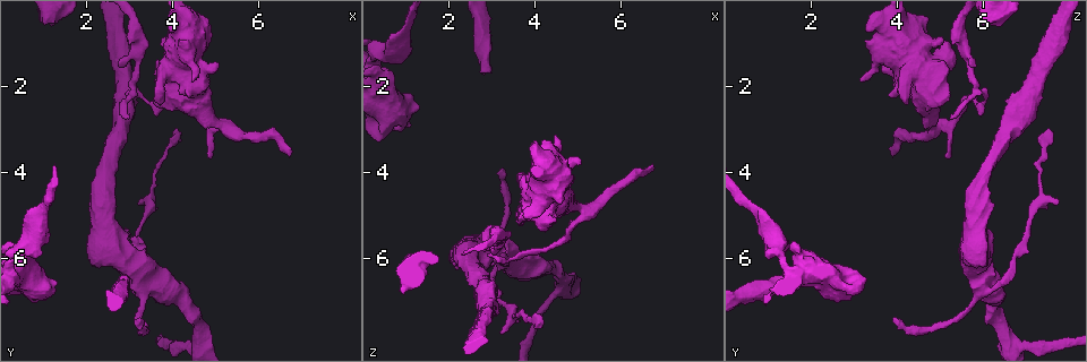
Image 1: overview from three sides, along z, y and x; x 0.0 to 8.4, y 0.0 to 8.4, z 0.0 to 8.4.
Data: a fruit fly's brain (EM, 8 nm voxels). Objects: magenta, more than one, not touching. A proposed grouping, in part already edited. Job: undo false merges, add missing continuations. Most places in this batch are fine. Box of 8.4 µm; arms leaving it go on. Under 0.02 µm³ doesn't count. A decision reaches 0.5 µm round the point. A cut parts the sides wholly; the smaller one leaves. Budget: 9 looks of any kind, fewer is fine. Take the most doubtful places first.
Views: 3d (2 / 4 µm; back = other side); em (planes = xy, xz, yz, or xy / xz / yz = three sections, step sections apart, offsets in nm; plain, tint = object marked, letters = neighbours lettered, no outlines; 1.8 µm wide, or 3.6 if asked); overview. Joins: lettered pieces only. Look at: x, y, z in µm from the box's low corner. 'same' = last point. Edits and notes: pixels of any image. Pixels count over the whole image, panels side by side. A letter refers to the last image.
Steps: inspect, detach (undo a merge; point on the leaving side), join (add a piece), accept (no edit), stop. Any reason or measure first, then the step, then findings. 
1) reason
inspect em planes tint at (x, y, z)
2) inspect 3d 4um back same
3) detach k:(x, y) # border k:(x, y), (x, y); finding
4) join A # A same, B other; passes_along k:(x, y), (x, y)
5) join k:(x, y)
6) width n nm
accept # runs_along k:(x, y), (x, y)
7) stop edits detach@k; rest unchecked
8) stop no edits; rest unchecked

stops while still wide
inspect 3d 2um at (3.00, 6.50, 1.60)

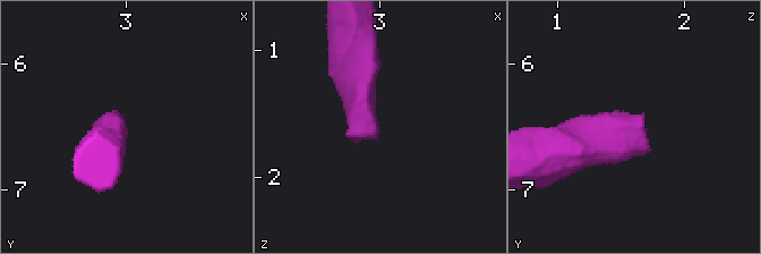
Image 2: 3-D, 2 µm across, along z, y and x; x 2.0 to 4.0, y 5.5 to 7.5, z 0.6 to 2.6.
inspect em planes letters at (2.98, 6.46, 1.66)

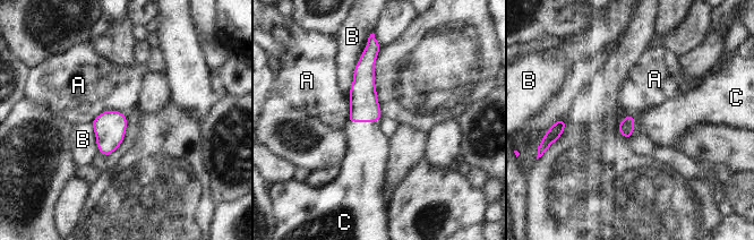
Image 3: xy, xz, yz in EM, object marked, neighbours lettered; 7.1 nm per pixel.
join C # A other, B other, C same; passes_along 3:(363, 103), (363, 121), (367, 155); it goes on there

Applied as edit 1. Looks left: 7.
small branch off a trunk
inspect 3d 2um at (5.15, 2.95, 4.95)

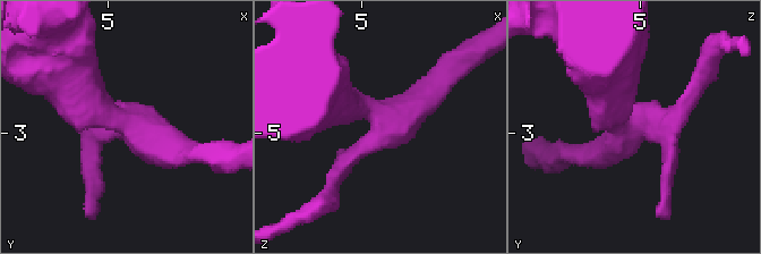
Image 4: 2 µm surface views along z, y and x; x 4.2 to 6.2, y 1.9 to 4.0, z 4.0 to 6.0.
need the tissue
inspect em planes letters at (5.10, 2.92, 4.90)

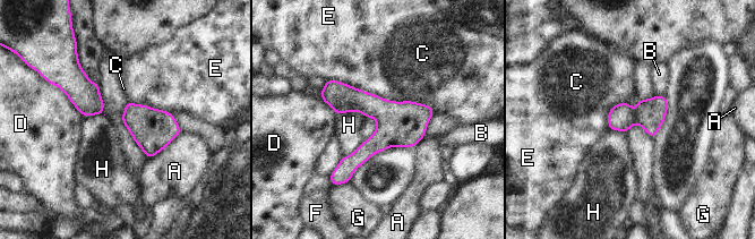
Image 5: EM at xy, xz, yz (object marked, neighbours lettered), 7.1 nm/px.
width 220 nm
accept # A other, B other, C other, D other, E other, F other, G other, H other; border 5:(336, 114), (360, 112), (366, 118); continuous, no second neuron

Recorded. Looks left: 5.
redraw
inspect overview

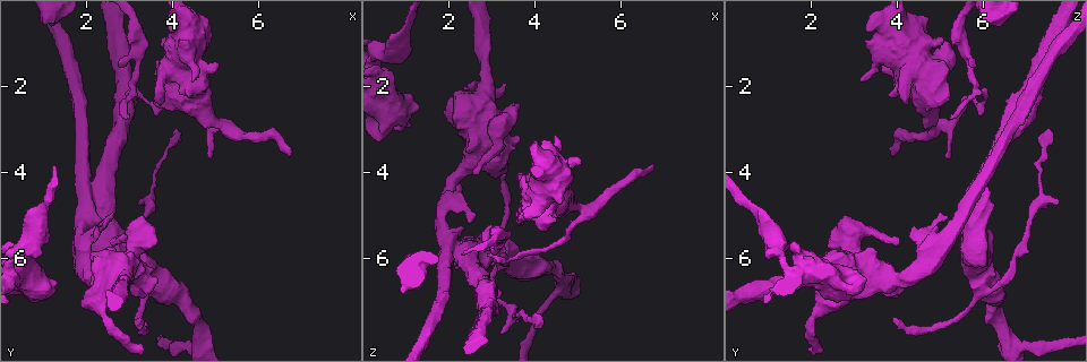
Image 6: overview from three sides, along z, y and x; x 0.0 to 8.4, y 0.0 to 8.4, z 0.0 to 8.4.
branch stops here
inspect 3d 4um at (4.50, 1.85, 3.15)

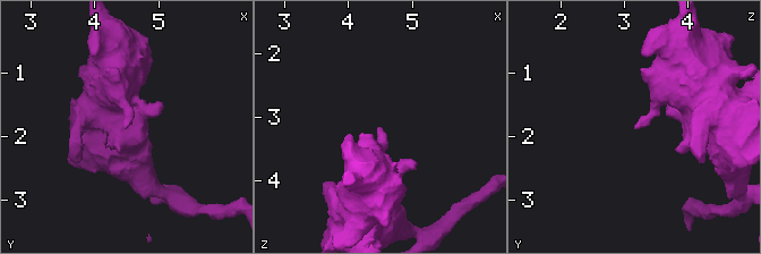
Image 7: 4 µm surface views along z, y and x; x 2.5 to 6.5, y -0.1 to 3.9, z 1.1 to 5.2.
inspect em planes letters at (4.50, 1.85, 3.15)

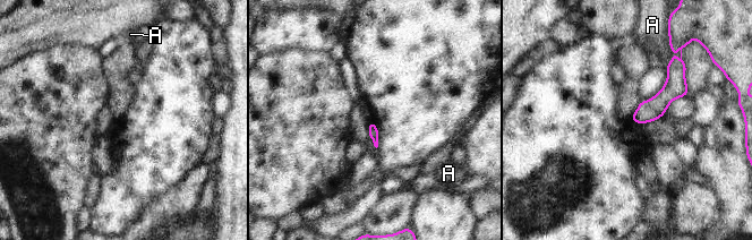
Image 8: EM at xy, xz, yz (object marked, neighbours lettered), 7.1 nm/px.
accept # A other; runs_along 8:(672, 68), (672, 88), (637, 120); no lettered piece goes on from it

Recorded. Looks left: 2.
calibre changes
inspect em 3.6um xy step 4 tint at (0.60, 6.05, 2.00)

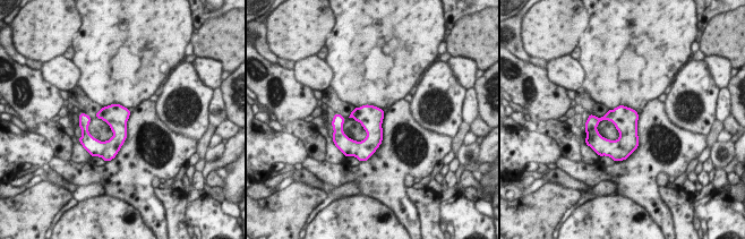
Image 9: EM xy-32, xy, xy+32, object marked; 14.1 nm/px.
cut it another way
inspect em 3.6um planes letters same

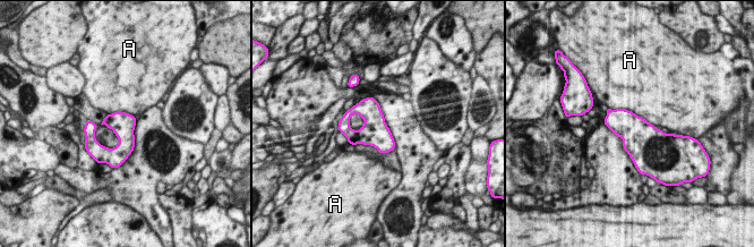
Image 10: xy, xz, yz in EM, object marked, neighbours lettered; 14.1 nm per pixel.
width 340 nm
accept # A other; border 10:(606, 108), (631, 110), (654, 126); all the same neuron

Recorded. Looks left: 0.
stop edits join@3; rest unchecked

